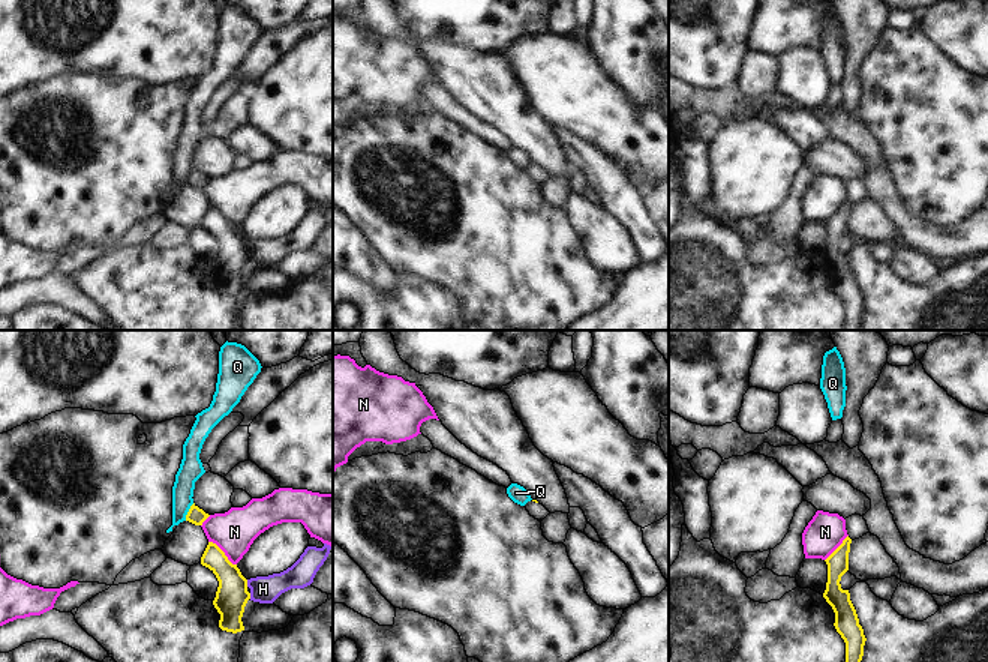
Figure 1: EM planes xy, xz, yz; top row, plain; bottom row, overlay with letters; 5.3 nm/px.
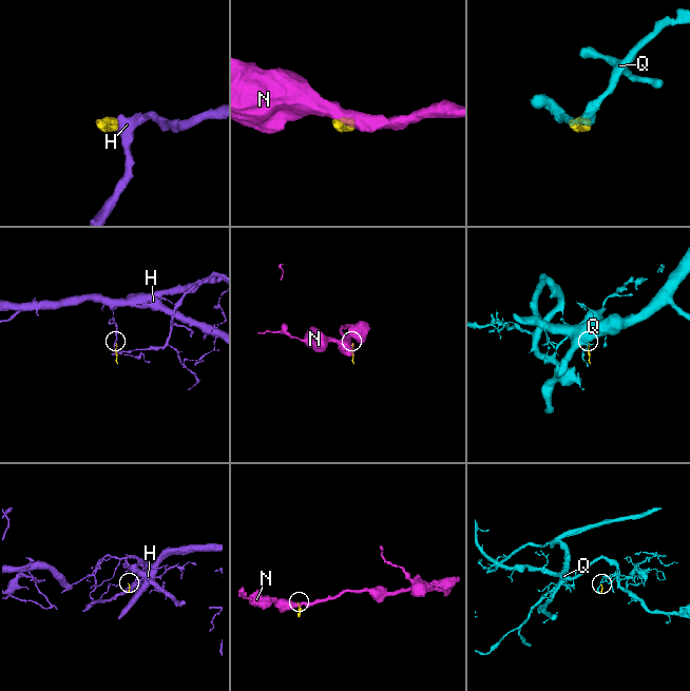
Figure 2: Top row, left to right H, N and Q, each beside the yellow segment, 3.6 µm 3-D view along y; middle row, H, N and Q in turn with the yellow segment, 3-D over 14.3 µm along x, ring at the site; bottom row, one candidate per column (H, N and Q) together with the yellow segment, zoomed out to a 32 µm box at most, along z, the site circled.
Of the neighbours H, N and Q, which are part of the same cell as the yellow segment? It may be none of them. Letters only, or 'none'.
none

